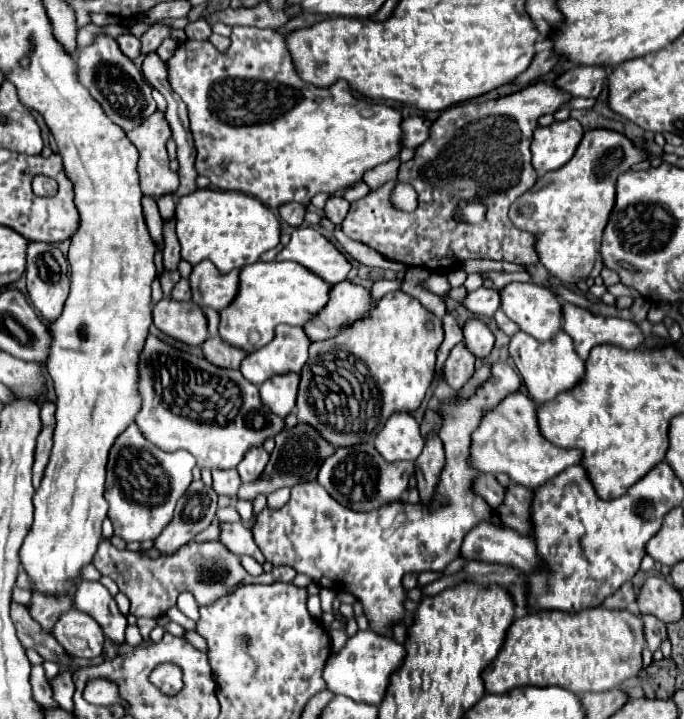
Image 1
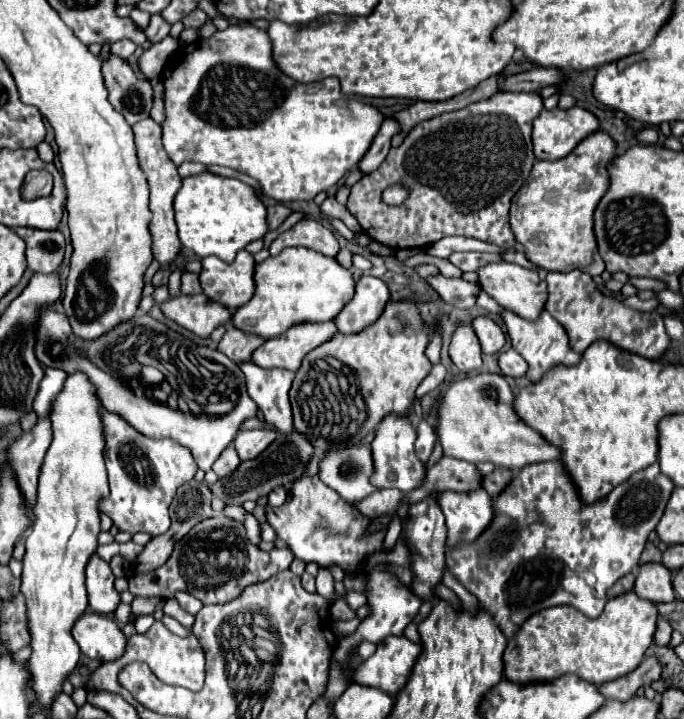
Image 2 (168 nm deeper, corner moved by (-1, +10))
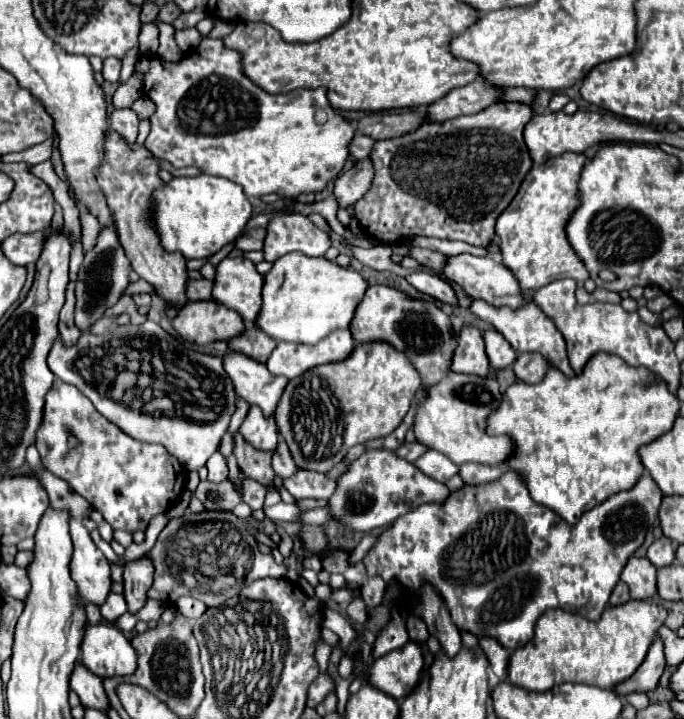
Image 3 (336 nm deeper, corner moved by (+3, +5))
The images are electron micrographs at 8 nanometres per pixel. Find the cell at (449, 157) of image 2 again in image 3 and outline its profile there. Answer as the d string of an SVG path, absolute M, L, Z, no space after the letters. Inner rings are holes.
M498 102L498 104L492 104L492 106L484 108L478 114L472 114L472 116L460 116L460 118L452 118L452 120L444 120L444 122L424 122L418 130L414 130L414 132L406 134L406 136L392 138L392 140L378 140L374 144L372 154L370 154L370 158L374 162L376 176L372 180L370 190L352 206L354 208L354 214L356 214L358 222L360 222L362 232L368 234L378 244L386 244L386 246L404 244L406 238L410 238L410 236L434 236L434 238L444 238L444 240L462 240L462 242L468 242L472 246L488 248L490 242L496 238L494 224L496 224L498 216L508 208L508 204L512 202L512 198L518 194L518 188L520 188L524 176L532 168L532 158L528 154L528 148L526 148L524 136L522 136L524 126L530 122L530 118L532 118L532 108L528 104L520 104L520 102Z

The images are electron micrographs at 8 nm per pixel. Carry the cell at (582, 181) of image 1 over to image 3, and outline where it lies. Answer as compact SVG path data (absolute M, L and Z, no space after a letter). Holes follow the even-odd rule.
M568 152L534 166L514 202L496 220L496 234L500 236L500 250L504 264L514 272L522 290L534 292L558 278L572 278L576 282L588 280L588 270L566 238L566 224L580 206L578 180L584 170L586 156Z

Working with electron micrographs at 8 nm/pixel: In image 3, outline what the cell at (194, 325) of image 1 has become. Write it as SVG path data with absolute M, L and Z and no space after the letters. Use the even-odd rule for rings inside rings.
M200 300L184 304L172 328L190 344L206 346L216 340L230 340L244 330L244 320L234 310L216 300Z

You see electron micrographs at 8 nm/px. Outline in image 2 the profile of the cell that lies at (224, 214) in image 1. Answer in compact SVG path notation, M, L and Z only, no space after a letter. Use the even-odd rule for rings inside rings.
M208 171L182 179L182 187L174 197L174 211L178 237L184 249L200 257L216 255L222 261L234 261L234 255L240 249L262 239L268 231L266 207L256 191L238 179L220 177Z

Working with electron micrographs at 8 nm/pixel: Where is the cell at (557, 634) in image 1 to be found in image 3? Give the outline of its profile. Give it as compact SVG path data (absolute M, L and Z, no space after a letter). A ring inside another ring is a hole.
M628 600L624 606L608 606L596 622L560 608L548 610L536 624L536 636L510 654L508 680L534 692L544 692L564 682L612 688L636 672L664 620L664 606L648 600Z

